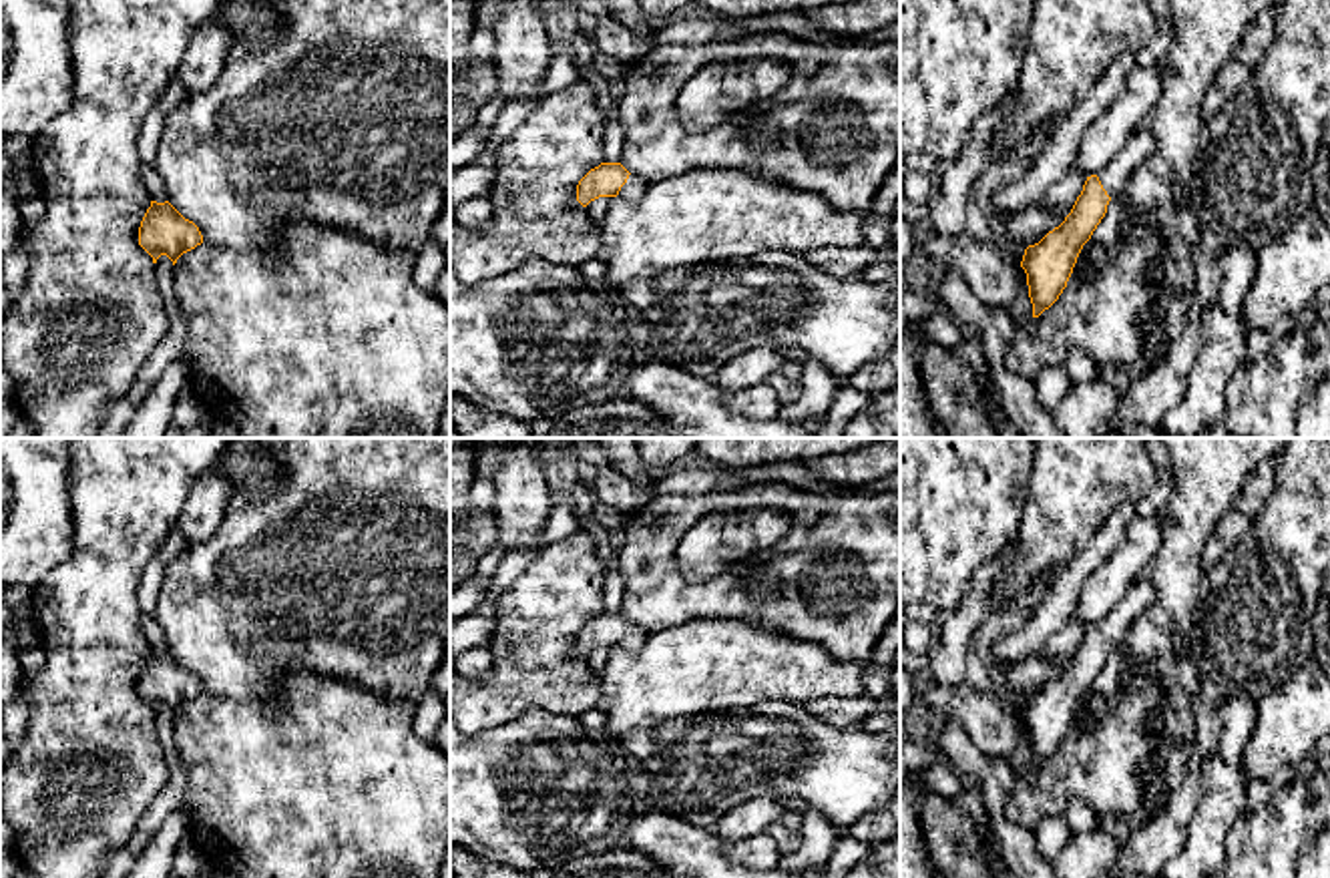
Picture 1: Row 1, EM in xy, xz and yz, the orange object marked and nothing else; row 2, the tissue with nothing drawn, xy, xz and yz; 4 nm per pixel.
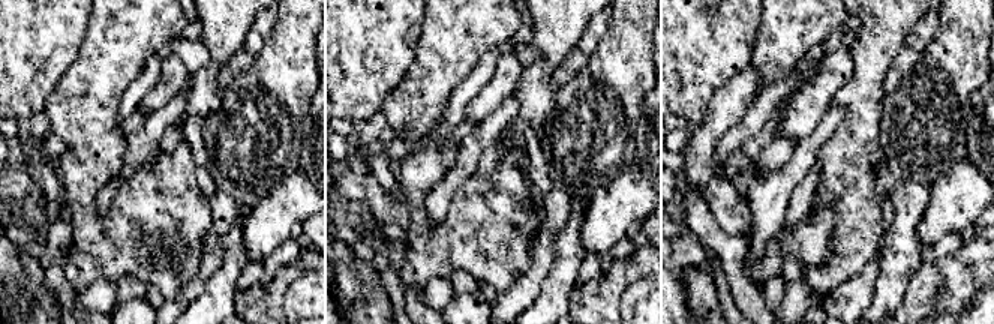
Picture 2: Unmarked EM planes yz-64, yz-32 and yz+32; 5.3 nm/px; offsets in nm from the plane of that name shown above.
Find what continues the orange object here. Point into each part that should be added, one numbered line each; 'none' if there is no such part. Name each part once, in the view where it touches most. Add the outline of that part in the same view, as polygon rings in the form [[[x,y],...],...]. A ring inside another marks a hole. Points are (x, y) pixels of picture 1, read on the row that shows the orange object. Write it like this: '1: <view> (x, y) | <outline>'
1: xz (633, 189) | [[[629,175],[627,183],[621,187],[617,197],[639,201],[643,193],[647,191],[647,185],[649,183],[641,179],[639,175]]]

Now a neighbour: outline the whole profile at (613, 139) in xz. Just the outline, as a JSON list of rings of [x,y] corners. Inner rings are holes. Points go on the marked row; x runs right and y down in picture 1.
[[[615,117],[607,123],[603,135],[603,163],[621,163],[625,145],[625,127],[621,117]]]

